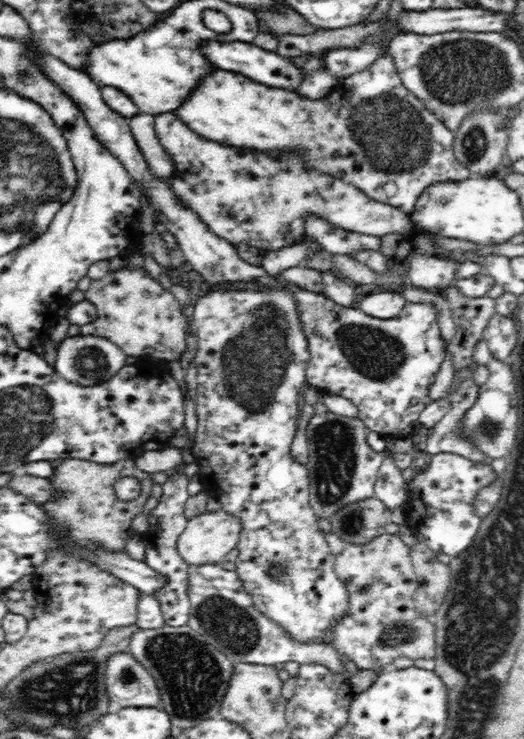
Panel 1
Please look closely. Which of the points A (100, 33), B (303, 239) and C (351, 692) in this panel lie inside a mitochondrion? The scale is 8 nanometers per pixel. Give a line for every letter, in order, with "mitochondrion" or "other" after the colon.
A: other
B: other
C: other

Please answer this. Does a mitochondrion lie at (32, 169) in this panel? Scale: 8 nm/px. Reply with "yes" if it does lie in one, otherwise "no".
yes

